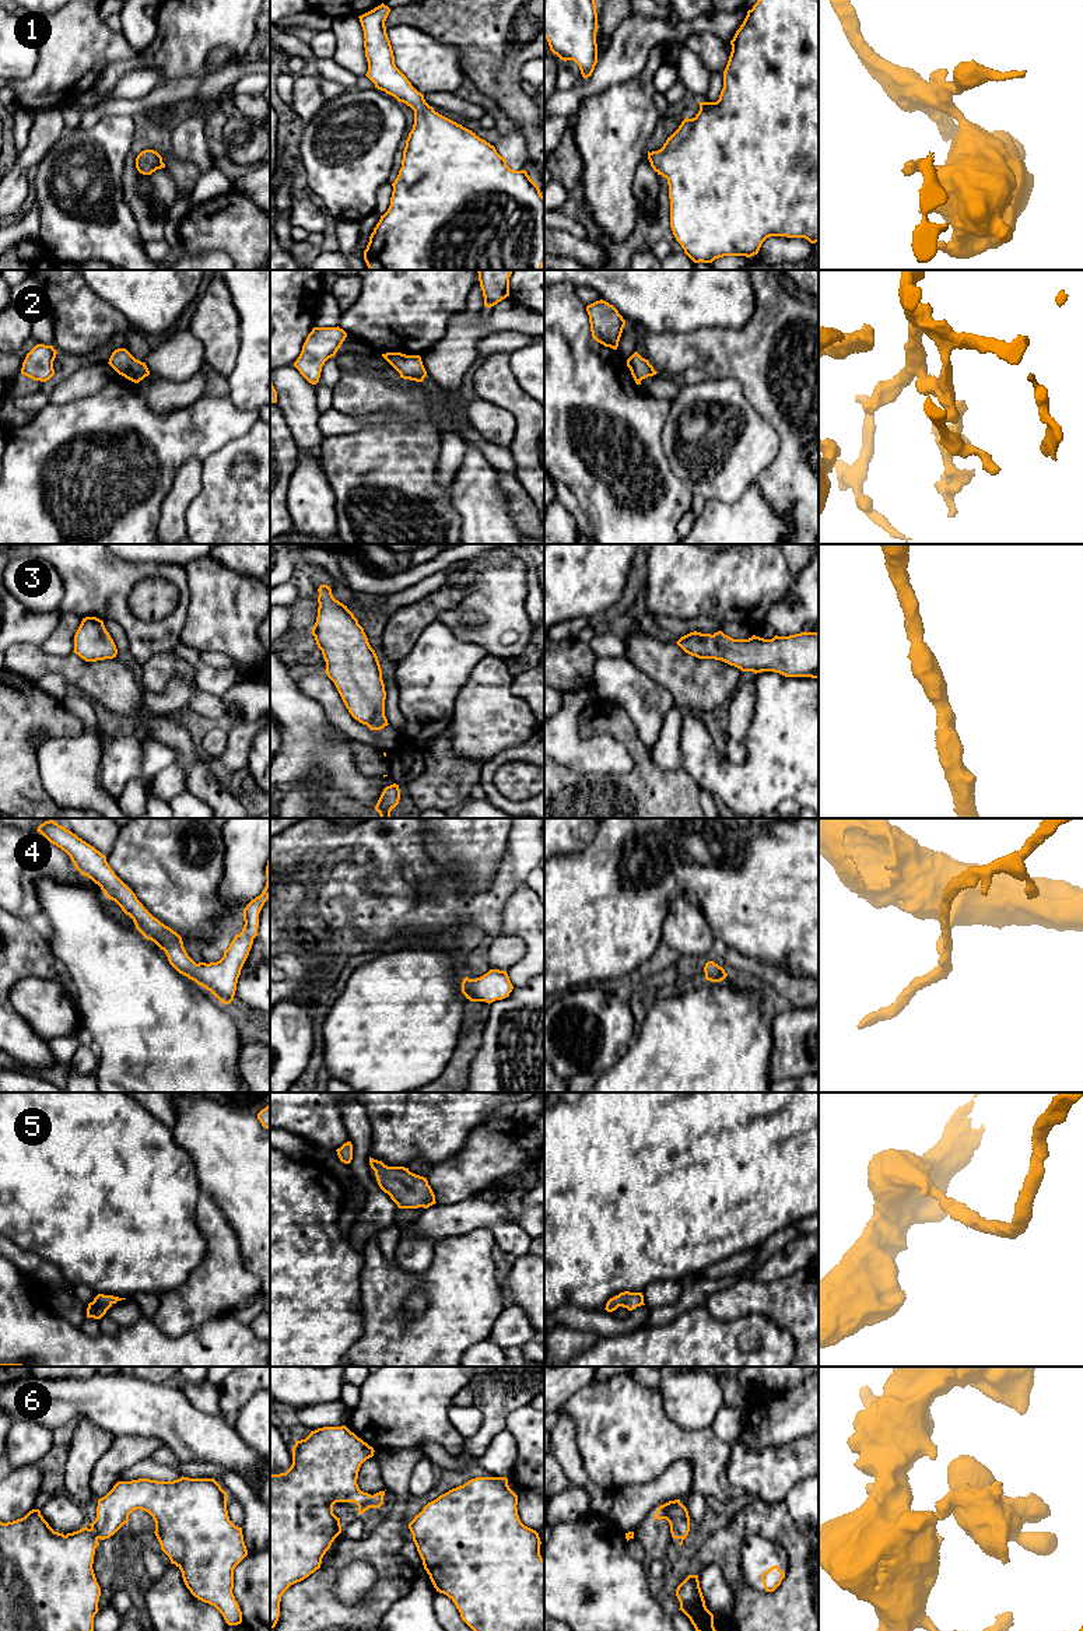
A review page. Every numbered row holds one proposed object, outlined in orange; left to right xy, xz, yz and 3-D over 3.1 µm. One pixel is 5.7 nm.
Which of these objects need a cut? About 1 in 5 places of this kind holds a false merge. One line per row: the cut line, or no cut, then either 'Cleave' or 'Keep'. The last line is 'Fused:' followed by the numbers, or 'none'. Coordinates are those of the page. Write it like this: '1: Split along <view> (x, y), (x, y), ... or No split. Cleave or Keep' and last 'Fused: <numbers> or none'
1: No split. Keep
2: No split. Keep
3: No split. Keep
4: No split. Keep
5: No split. Keep
6: No split. Keep
Fused: none

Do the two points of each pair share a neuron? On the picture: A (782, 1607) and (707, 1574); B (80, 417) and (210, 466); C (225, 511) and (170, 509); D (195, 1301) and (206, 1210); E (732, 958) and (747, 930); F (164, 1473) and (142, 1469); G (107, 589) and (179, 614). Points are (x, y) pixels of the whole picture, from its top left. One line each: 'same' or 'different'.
A: different
B: different
C: different
D: same
E: different
F: same
G: same

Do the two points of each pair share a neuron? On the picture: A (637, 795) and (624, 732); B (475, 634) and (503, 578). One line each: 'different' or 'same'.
A: same
B: same

